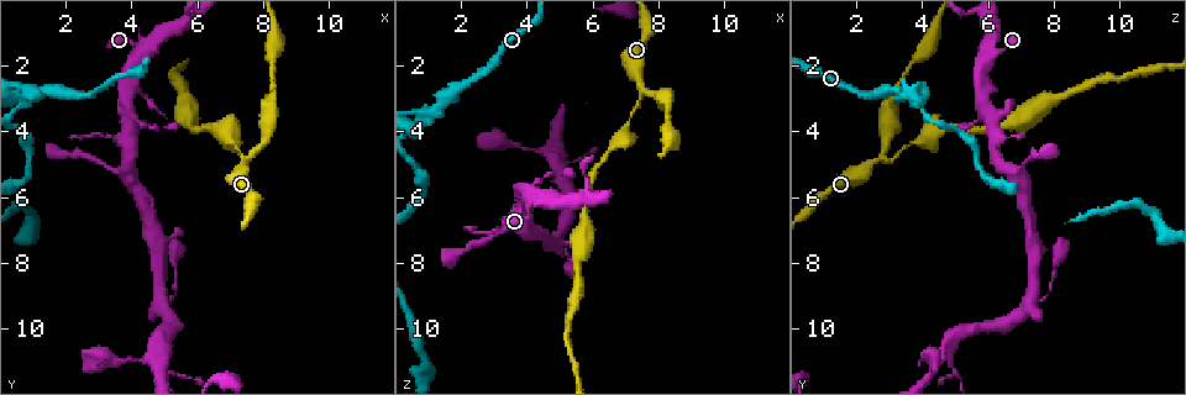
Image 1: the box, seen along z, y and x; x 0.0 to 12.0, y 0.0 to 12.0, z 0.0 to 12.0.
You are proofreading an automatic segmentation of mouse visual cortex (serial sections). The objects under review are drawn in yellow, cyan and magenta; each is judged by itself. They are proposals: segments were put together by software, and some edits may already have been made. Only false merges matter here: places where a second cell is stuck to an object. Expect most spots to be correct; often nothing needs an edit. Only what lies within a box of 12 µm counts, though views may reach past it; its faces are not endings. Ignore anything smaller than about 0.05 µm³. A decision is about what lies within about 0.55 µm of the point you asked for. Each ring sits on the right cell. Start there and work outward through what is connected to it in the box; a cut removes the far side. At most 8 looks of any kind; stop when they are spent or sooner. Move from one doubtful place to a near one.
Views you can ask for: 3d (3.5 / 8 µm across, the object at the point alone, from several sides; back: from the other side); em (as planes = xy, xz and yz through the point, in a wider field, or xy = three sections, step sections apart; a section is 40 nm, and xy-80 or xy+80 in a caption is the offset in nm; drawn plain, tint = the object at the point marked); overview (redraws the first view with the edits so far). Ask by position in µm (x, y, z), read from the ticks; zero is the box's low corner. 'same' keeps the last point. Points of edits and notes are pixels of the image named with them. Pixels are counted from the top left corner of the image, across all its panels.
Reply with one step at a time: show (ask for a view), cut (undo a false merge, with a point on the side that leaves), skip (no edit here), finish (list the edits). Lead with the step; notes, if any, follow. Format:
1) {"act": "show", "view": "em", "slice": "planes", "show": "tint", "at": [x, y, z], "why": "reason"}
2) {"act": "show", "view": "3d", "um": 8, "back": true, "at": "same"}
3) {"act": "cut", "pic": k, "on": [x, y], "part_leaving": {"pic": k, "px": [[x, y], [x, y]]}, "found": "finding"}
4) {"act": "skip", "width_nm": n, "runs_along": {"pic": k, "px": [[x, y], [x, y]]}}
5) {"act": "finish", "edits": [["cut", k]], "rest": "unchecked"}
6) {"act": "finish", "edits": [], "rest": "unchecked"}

{"act": "show", "view": "3d", "um": 3.5, "back": true, "at": [0.9, 3.0, 3.7], "why": "sudden change in width"}

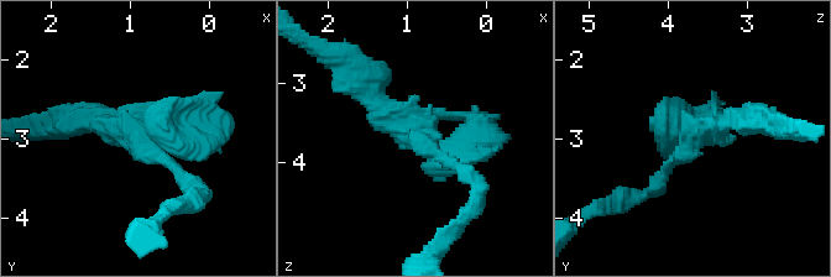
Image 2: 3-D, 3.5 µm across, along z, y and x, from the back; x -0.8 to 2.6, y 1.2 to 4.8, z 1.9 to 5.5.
{"act": "show", "view": "em", "slice": "planes", "show": "tint", "at": [0.85, 3.05, 3.75]}

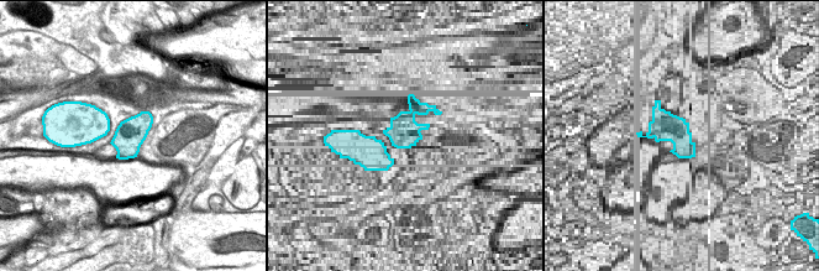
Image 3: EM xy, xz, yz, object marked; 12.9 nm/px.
{"act": "skip", "runs_along": {"pic": 2, "px": [[362, 88], [416, 139], [473, 182]]}, "found": "one cell here"}

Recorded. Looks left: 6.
{"act": "show", "view": "3d", "um": 8, "at": [4.4, 1.6, 6.0], "why": "sudden change in width"}

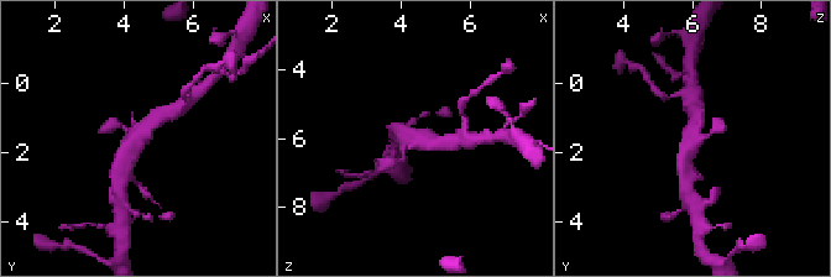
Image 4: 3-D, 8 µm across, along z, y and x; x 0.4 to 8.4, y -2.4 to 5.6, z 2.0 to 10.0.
{"act": "show", "view": "3d", "um": 3.5, "at": [4.3, 1.5, 6.1], "why": "zoom in"}

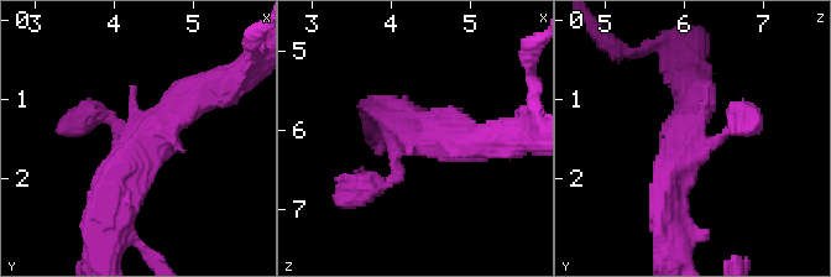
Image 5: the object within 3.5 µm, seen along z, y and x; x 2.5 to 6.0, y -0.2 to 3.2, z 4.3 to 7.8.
{"act": "skip", "runs_along": {"pic": 5, "px": [[377, 186], [422, 129], [479, 145]]}, "found": "one cell here"}

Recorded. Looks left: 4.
{"act": "show", "view": "3d", "um": 8, "at": [7.4, 4.8, 2.8], "why": "small branch off a trunk"}

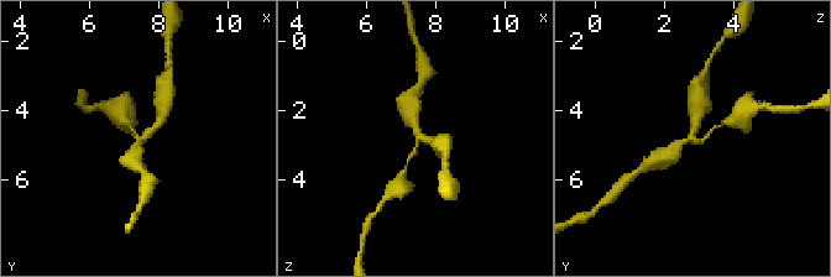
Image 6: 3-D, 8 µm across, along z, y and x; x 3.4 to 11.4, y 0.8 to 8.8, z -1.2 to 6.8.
{"act": "show", "view": "em", "slice": "xy", "step": 1, "show": "tint", "at": [7.5, 4.8, 2.7], "arms": 3, "arm_widths_nm": [100, 250, 400]}

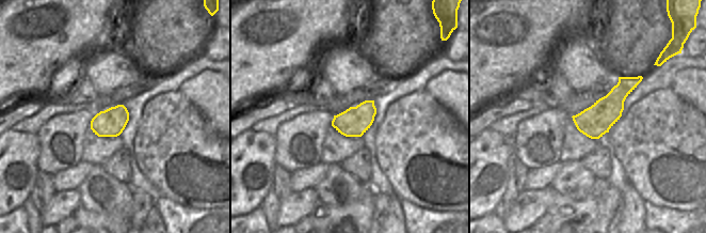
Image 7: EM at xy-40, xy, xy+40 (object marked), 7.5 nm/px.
{"act": "skip", "runs_along": {"pic": 6, "px": [[660, 158], [684, 141], [703, 141], [716, 125]]}, "found": "continuous, no second cell"}

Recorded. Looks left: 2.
{"act": "finish", "edits": [], "rest": "unchecked"}

